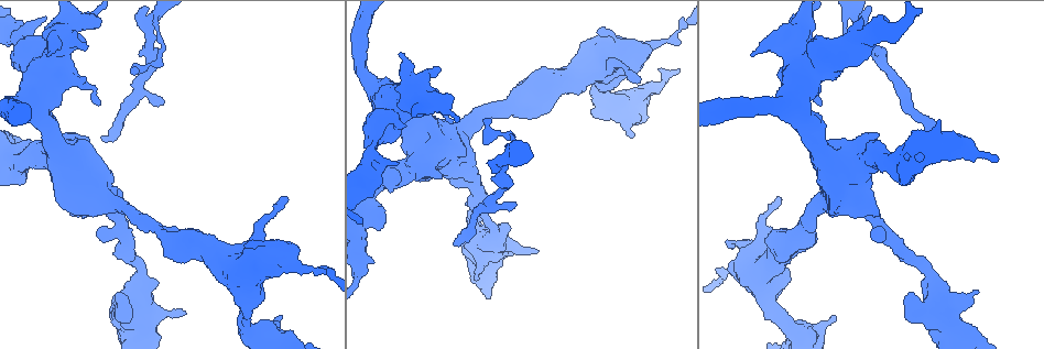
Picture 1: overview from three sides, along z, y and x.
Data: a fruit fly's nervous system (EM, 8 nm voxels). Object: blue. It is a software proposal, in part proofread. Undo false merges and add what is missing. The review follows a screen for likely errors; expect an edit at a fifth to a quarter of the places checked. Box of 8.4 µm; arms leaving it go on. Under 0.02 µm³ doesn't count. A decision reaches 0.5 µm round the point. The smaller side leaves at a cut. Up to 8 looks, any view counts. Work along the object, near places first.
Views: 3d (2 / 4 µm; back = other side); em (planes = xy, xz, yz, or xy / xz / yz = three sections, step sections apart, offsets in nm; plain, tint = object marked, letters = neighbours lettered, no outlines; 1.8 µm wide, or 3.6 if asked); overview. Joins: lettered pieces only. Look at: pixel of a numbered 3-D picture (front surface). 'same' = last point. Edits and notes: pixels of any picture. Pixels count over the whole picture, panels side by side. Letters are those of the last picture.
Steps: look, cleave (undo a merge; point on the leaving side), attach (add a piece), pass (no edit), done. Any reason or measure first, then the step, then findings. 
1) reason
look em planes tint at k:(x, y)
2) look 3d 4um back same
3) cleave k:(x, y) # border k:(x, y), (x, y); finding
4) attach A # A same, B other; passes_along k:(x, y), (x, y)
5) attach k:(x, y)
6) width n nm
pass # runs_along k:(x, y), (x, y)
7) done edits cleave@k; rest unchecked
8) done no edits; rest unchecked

four-way junction
look 3d 4um at 1:(434, 103)

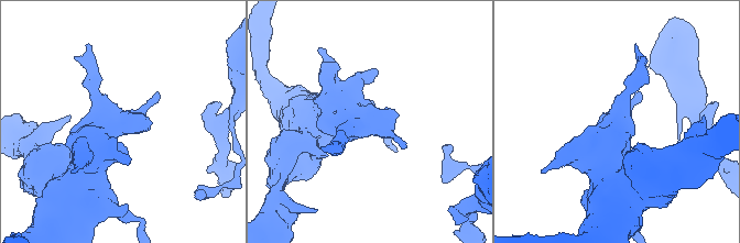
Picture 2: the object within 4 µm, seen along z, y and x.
arms 4; shape alone is not enough
look em planes tint at 2:(370, 123)

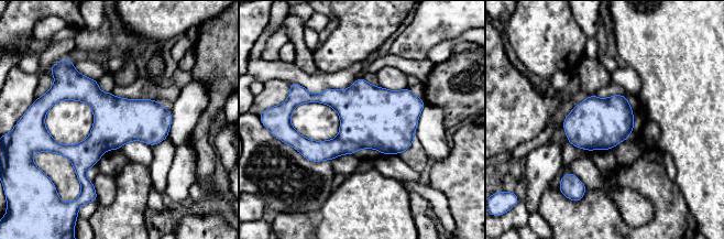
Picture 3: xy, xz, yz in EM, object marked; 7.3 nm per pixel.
look em planes letters same

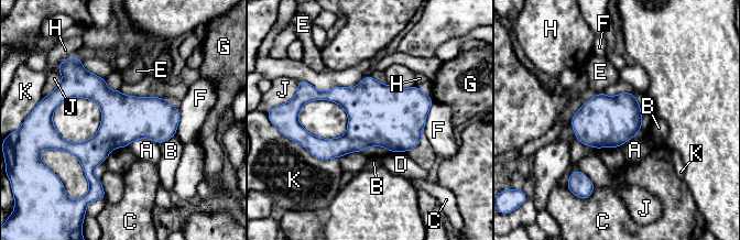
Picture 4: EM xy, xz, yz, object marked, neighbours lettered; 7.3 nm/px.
width 340 nm
pass # A other, B other, C other, D other, E other, F other, G other, H other, J other, K other; border 4:(160, 143), (135, 139), (126, 146); continuous, no second cell

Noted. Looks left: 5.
abrupt turn
look 3d 4um at 1:(369, 203)

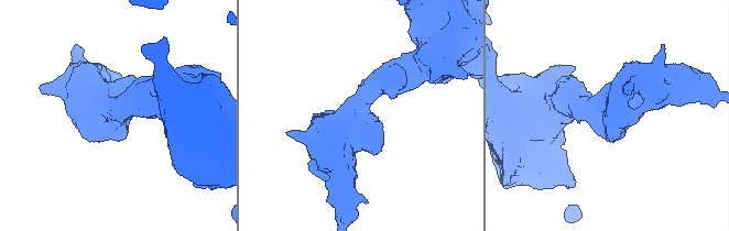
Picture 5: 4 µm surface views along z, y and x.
shape alone is not enough
look em yz step 16 tint at 5:(359, 116)

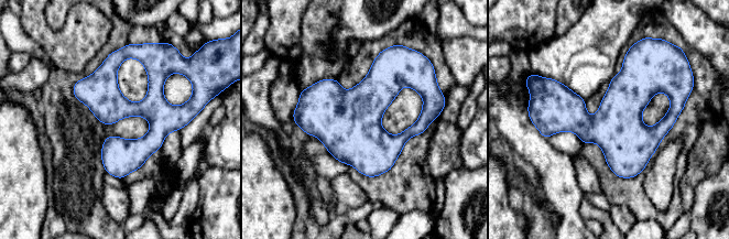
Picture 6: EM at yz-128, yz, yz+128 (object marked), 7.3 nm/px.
cut it another way
look em planes letters same

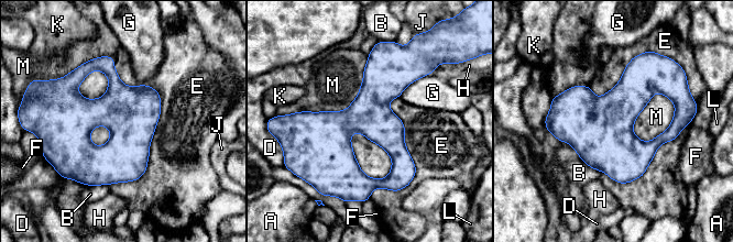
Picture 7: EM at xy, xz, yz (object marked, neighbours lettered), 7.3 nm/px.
width 300 nm; longest_contact E 750 nm
pass # A other, B other, D other, E other, F other, G other, H other, J other, K other, L other, M other; continuous, no second cell

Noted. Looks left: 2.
free end
look em planes letters at 1:(456, 246)

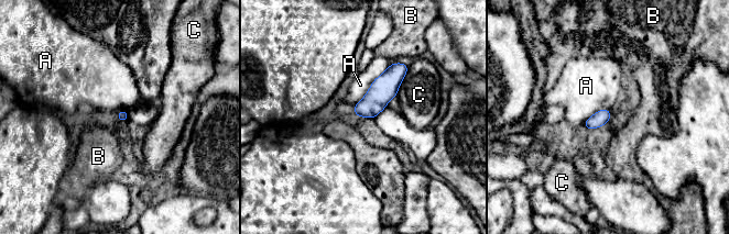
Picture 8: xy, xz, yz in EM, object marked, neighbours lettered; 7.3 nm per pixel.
longest_contact A 420 nm
pass # A other, B other, C other; runs_along 8:(404, 66), (357, 112); no lettered piece goes on from it

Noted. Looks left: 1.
done no edits; rest unchecked

